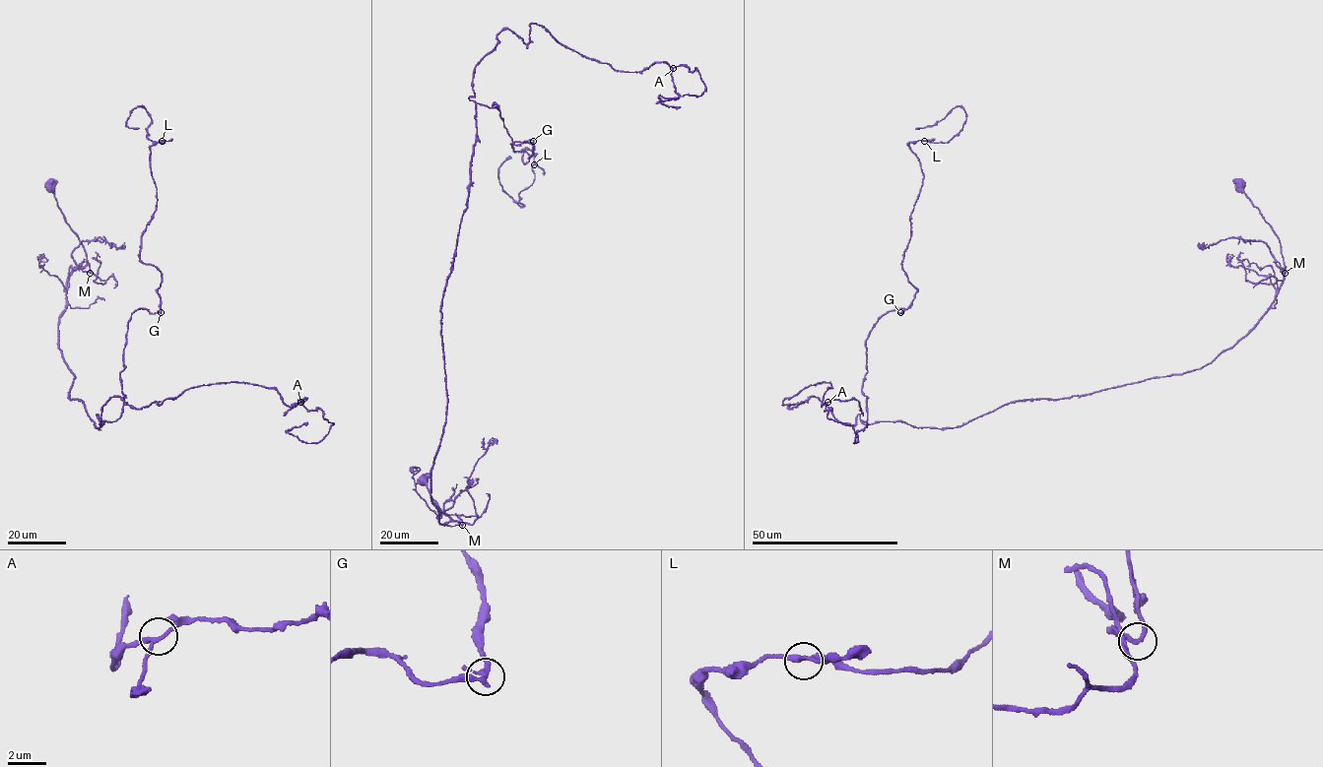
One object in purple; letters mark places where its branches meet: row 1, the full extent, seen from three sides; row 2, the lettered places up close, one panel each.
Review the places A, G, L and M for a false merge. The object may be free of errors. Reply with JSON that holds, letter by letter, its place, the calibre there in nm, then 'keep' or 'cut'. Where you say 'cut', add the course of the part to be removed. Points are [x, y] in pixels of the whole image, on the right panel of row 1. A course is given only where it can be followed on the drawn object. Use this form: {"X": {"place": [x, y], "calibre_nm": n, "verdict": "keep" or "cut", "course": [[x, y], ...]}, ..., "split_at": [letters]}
{"A": {"place": [827, 402], "calibre_nm": 220, "verdict": "keep"}, "G": {"place": [900, 312], "calibre_nm": 240, "verdict": "keep"}, "L": {"place": [924, 141], "calibre_nm": 240, "verdict": "keep"}, "M": {"place": [1285, 273], "calibre_nm": 190, "verdict": "keep"}, "split_at": []}

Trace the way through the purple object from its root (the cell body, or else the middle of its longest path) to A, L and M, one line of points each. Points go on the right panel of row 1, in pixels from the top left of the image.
A: (1240, 185), (1284, 280), (1200, 368), (955, 427), (783, 405), (822, 382), (827, 402)
L: (1240, 185), (1284, 276), (1210, 363), (955, 427), (864, 423), (868, 333), (917, 290), (901, 261), (924, 141)
M: (1240, 185), (1278, 238), (1285, 273)

